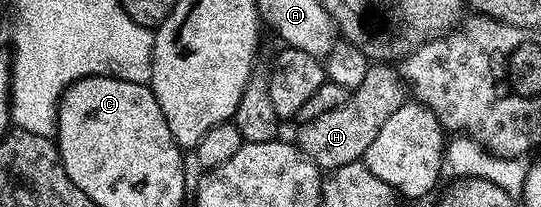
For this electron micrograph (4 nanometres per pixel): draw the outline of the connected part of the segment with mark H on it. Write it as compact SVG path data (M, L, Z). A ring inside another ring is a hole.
M373 62L362 85L349 94L346 105L338 105L338 109L330 109L330 113L314 117L314 121L300 123L300 132L294 136L294 142L313 165L328 173L342 165L361 162L366 149L370 149L370 141L378 137L378 129L390 121L393 113L398 113L405 101L406 84L399 70L387 62Z

